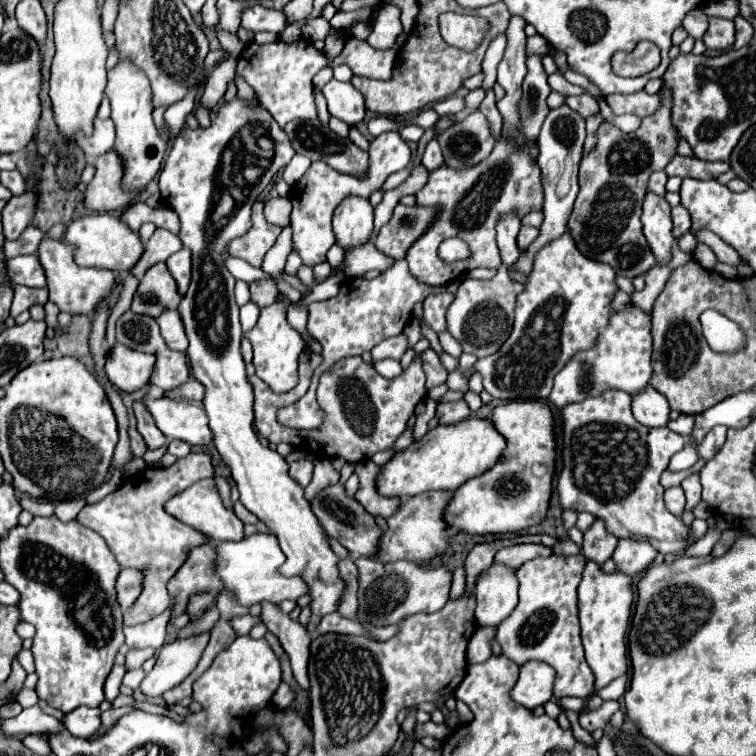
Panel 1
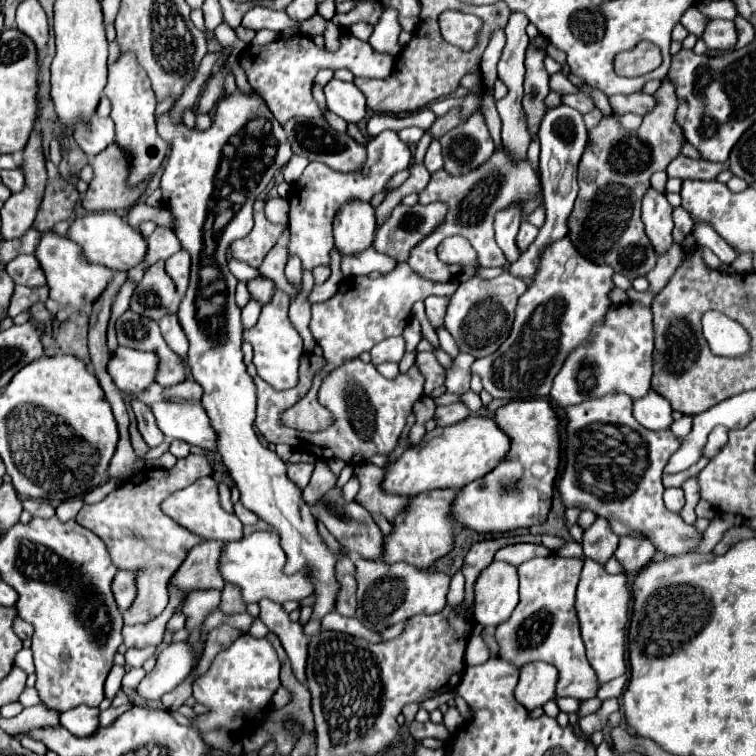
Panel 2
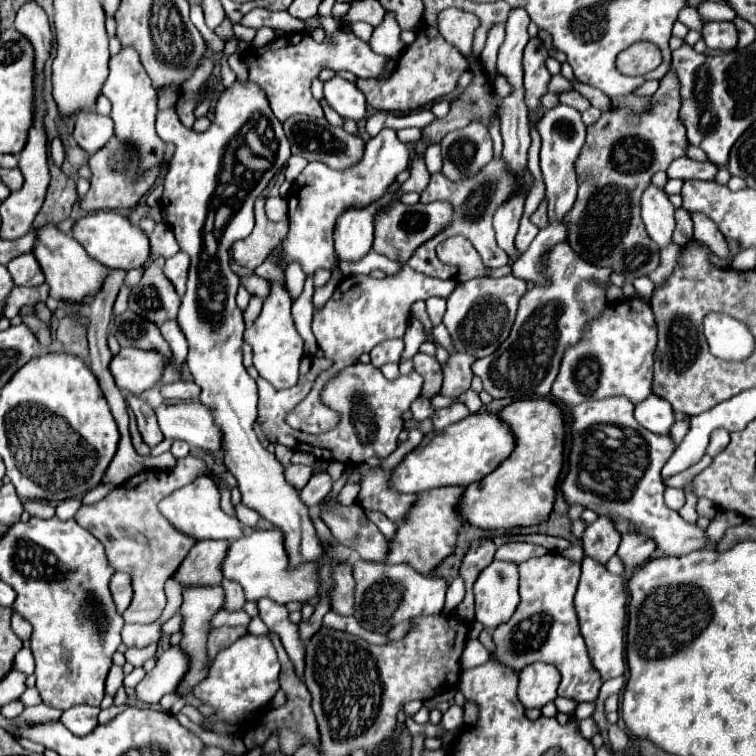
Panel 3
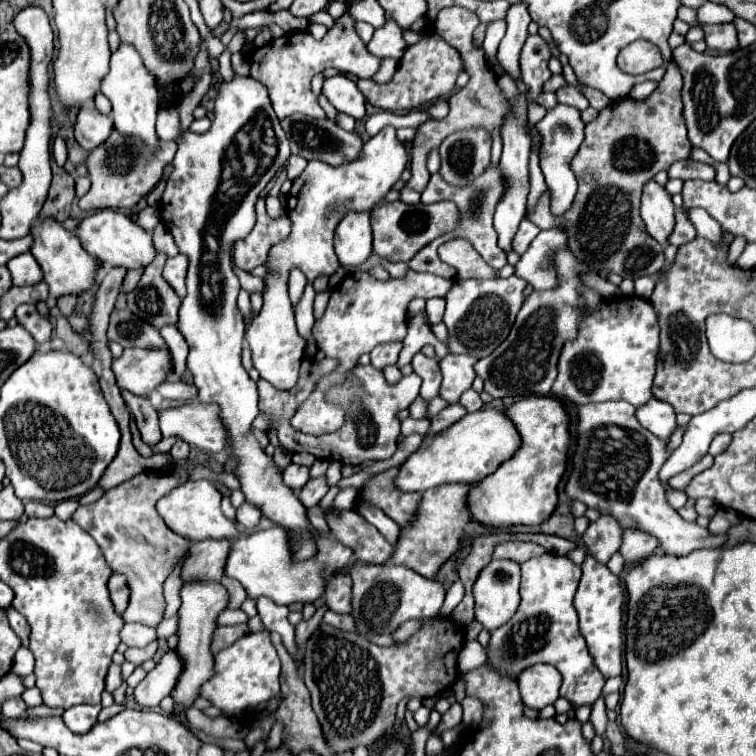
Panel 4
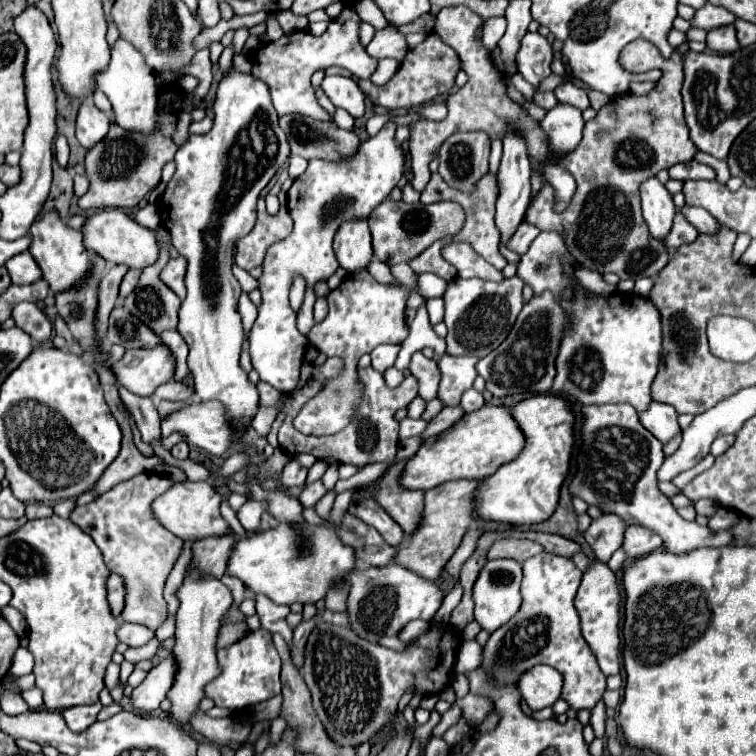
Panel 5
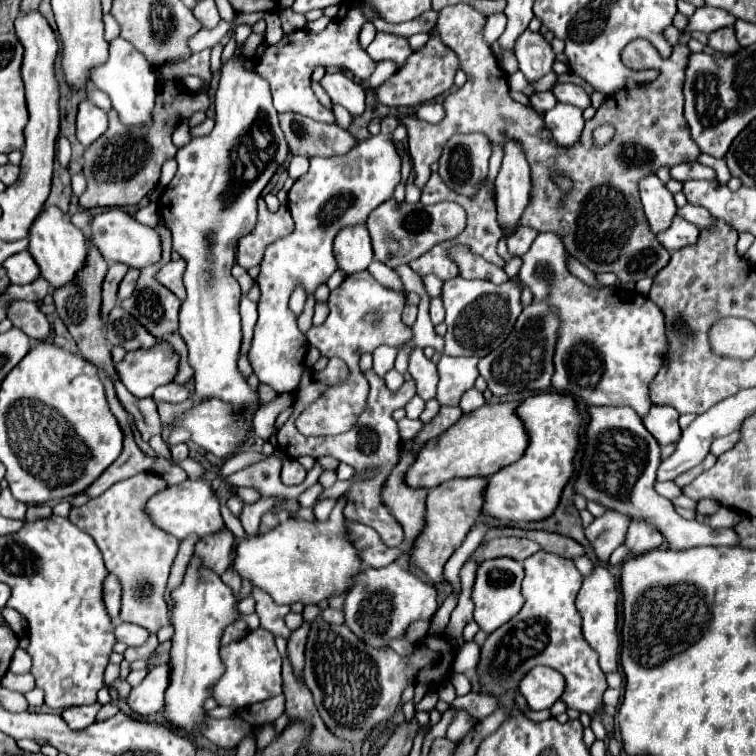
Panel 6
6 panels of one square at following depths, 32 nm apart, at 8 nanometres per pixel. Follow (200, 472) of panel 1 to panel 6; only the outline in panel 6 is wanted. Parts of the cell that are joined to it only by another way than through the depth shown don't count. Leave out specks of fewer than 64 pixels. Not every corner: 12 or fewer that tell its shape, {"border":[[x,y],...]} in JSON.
{"border":[[142,472],[70,510],[124,596],[120,618],[168,624],[164,588],[180,540],[146,502],[166,480]]}

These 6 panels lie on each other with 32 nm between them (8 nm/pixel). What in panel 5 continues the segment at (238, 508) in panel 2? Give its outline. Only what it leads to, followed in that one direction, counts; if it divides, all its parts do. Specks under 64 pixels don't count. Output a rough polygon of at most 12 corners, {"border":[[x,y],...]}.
{"border":[[248,500],[238,510],[240,524],[254,532],[264,512],[262,502]]}

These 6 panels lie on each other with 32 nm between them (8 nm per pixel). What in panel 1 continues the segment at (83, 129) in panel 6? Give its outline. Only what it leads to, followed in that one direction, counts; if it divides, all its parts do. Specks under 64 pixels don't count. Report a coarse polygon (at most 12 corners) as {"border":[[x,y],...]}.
{"border":[[94,120],[94,134],[80,136],[86,158],[114,146],[114,122]]}

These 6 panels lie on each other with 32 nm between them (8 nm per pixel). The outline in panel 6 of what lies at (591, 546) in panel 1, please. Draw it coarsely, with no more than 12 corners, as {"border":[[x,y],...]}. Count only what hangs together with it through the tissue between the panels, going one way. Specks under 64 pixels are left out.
{"border":[[604,512],[584,530],[600,562],[624,542],[630,520]]}

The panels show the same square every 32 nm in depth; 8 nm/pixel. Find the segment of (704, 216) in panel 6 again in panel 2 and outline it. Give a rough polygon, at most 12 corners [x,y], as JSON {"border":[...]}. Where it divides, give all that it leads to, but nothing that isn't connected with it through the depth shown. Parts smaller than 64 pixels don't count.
{"border":[[706,224],[694,226],[694,238],[700,246],[708,246],[720,262],[736,260],[730,248]]}

